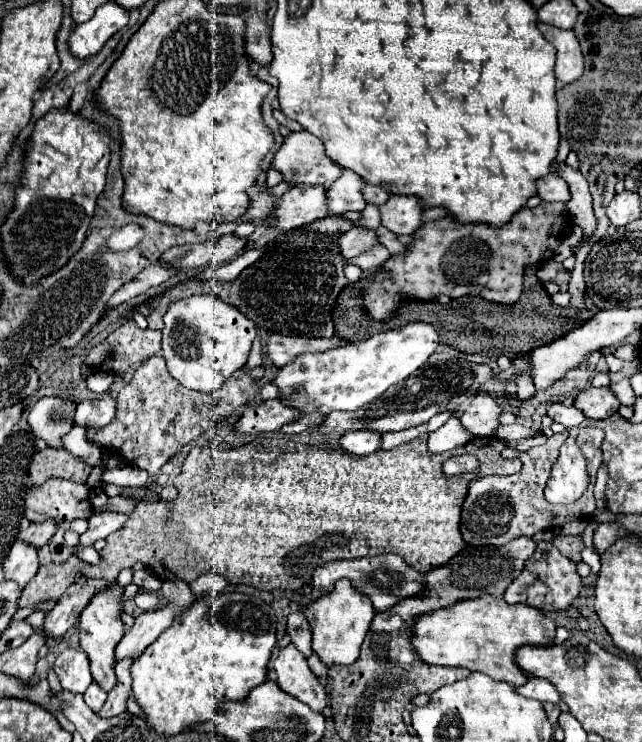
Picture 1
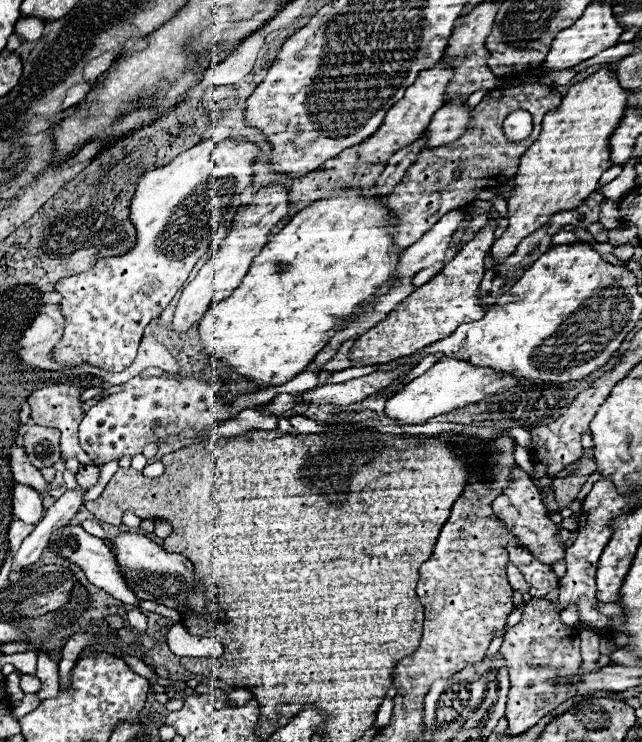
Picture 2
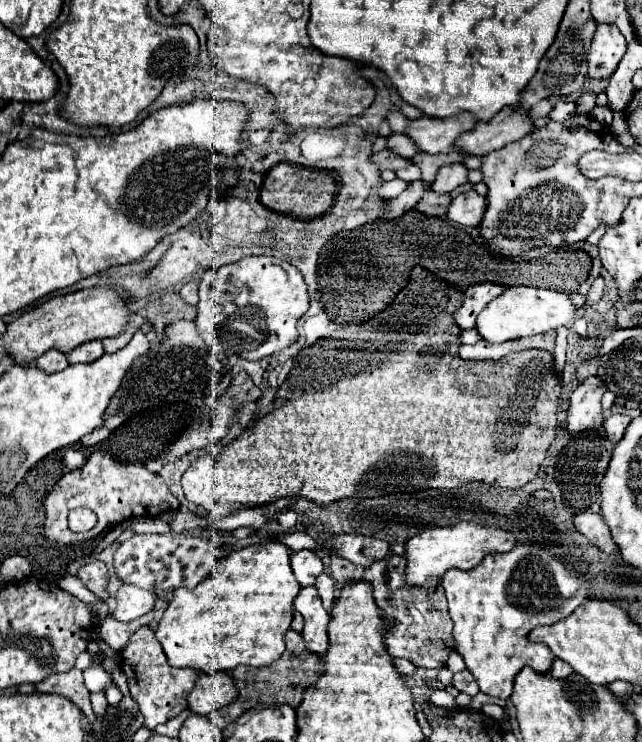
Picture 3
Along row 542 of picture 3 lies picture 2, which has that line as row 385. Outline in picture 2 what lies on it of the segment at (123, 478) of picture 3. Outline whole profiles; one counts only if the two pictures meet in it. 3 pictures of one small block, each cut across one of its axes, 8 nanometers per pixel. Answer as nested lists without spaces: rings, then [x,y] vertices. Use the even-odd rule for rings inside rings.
[[[54,384],[54,386],[46,386],[42,390],[36,390],[28,402],[32,406],[32,420],[40,426],[48,426],[48,428],[56,428],[62,432],[62,440],[60,440],[60,448],[62,448],[62,460],[68,458],[78,458],[82,464],[92,464],[90,458],[86,456],[86,452],[80,448],[78,444],[78,422],[82,420],[82,402],[80,402],[80,392],[84,388],[74,386],[74,384]]]

